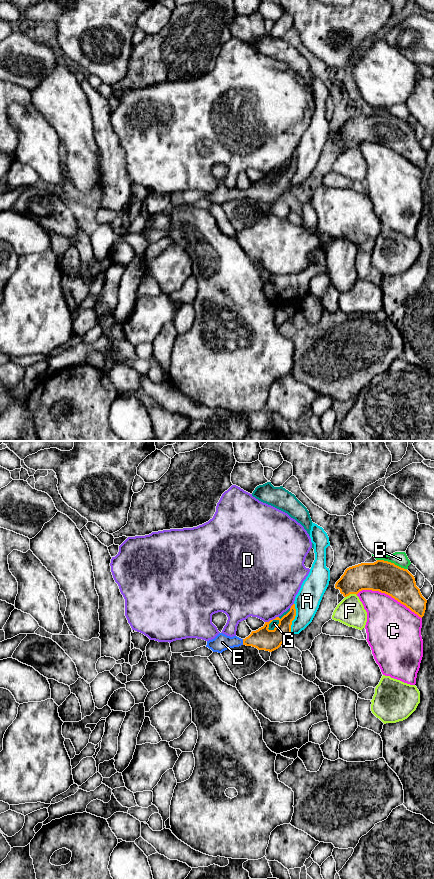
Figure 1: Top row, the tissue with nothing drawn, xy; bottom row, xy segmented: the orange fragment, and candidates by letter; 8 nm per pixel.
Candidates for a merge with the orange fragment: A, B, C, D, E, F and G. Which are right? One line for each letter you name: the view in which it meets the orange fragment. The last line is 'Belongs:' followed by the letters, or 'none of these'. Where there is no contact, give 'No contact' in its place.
E: Touches orange in xy
Belongs: E

